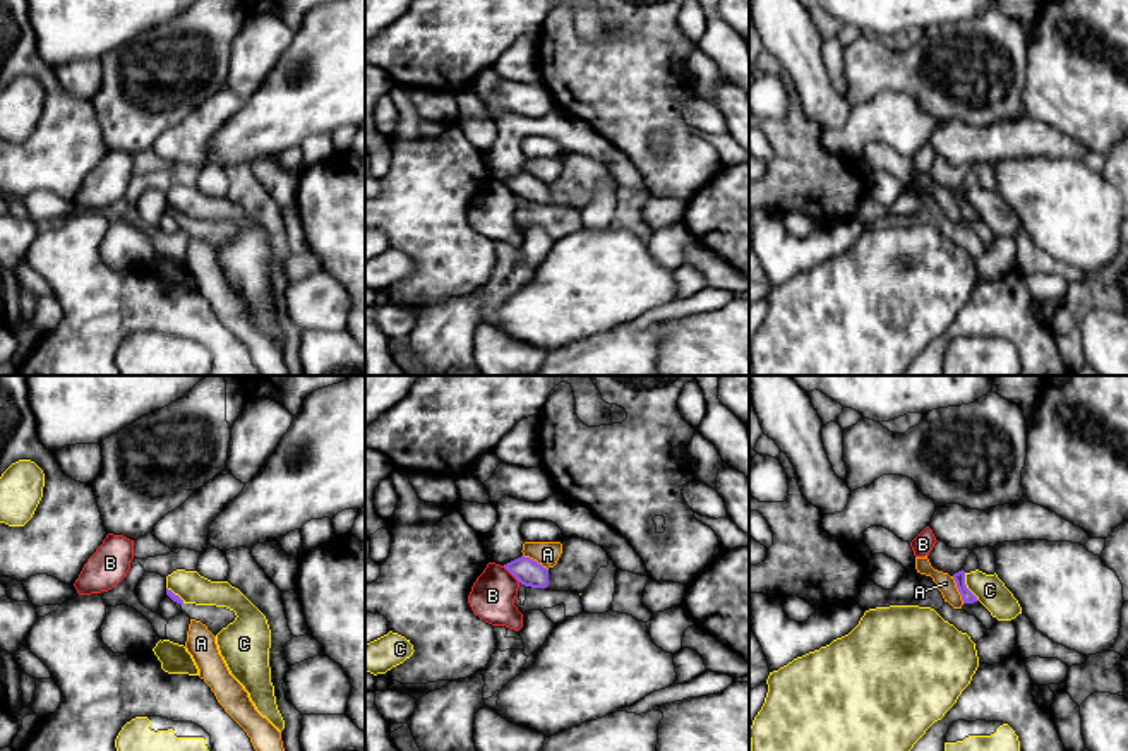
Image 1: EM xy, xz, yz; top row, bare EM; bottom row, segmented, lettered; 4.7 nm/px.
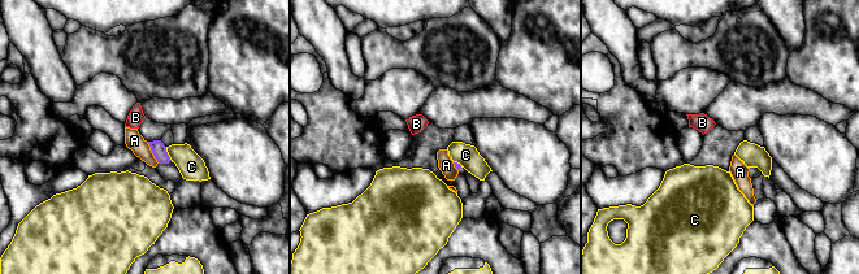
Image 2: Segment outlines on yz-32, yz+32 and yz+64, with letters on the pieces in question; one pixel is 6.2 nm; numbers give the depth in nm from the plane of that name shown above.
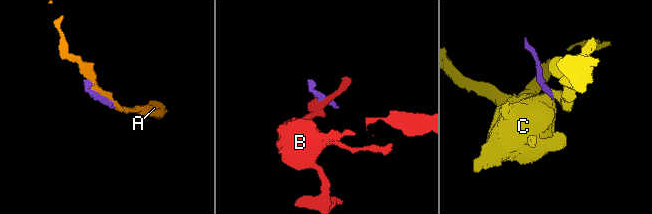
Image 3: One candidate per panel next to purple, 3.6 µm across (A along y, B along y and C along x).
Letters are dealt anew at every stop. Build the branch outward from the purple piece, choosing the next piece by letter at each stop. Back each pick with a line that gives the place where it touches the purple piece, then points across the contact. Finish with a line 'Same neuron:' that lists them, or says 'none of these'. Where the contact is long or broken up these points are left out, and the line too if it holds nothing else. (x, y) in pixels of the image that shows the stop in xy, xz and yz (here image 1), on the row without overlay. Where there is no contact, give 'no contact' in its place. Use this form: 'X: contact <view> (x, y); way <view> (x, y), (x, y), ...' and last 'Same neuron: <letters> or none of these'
Same neuron: none of these

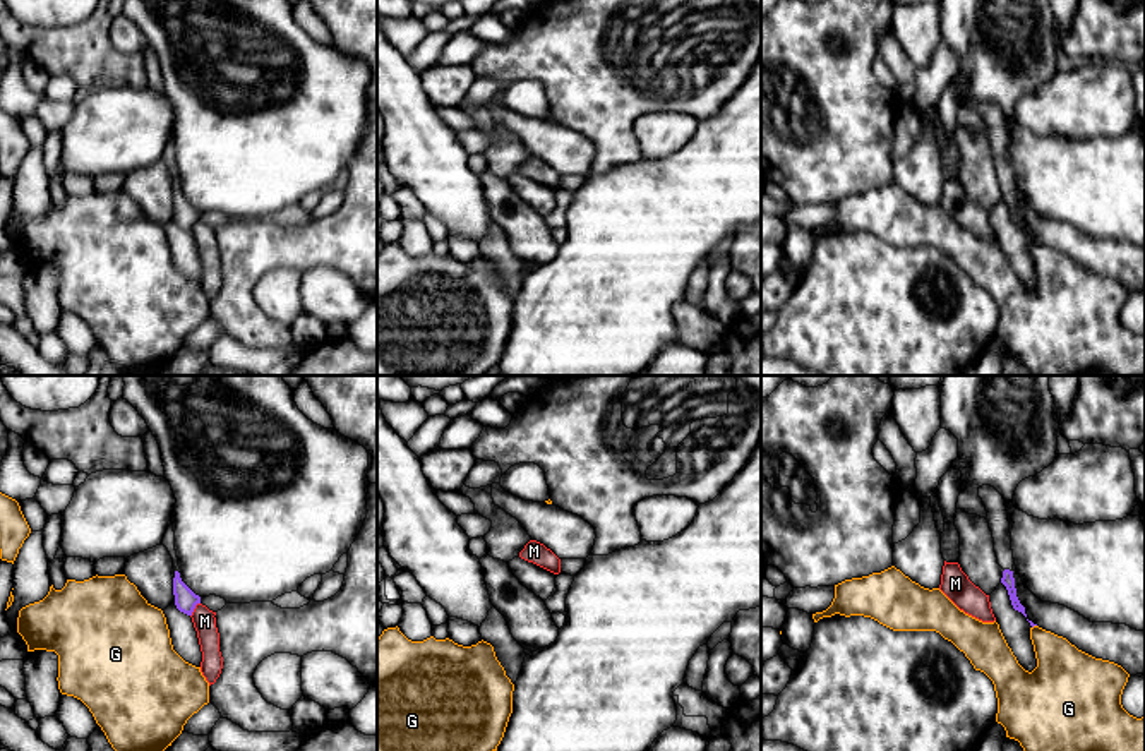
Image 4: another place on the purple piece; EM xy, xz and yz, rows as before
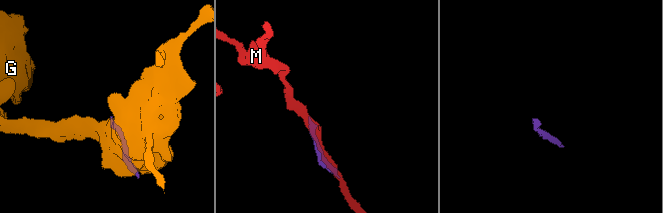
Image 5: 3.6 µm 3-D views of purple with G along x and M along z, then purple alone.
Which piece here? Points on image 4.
Same neuron: none of these

